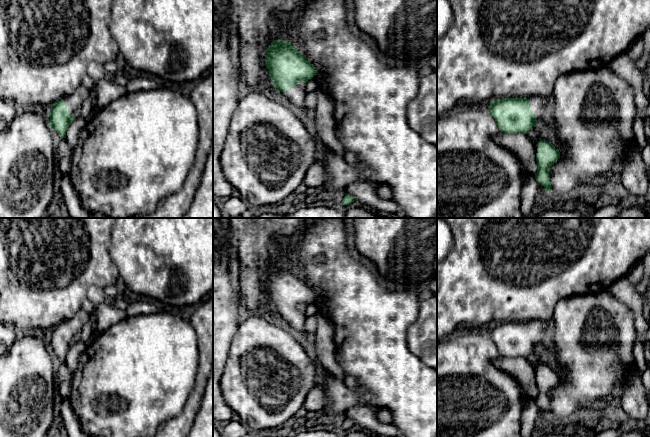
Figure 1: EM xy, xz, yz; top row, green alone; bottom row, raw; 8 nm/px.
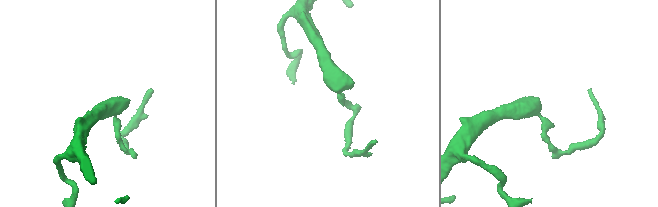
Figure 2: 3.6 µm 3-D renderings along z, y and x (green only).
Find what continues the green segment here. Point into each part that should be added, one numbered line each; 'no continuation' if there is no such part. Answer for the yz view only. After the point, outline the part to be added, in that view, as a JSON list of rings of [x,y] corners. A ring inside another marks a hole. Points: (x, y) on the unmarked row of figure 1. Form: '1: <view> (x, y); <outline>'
1: yz (538, 327); [[[533,319],[527,322],[537,345],[539,345],[542,341],[548,322],[549,321],[539,319]]]

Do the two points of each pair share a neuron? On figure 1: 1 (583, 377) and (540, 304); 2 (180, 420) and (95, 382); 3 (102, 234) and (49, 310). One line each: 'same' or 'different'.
1: different
2: different
3: same

